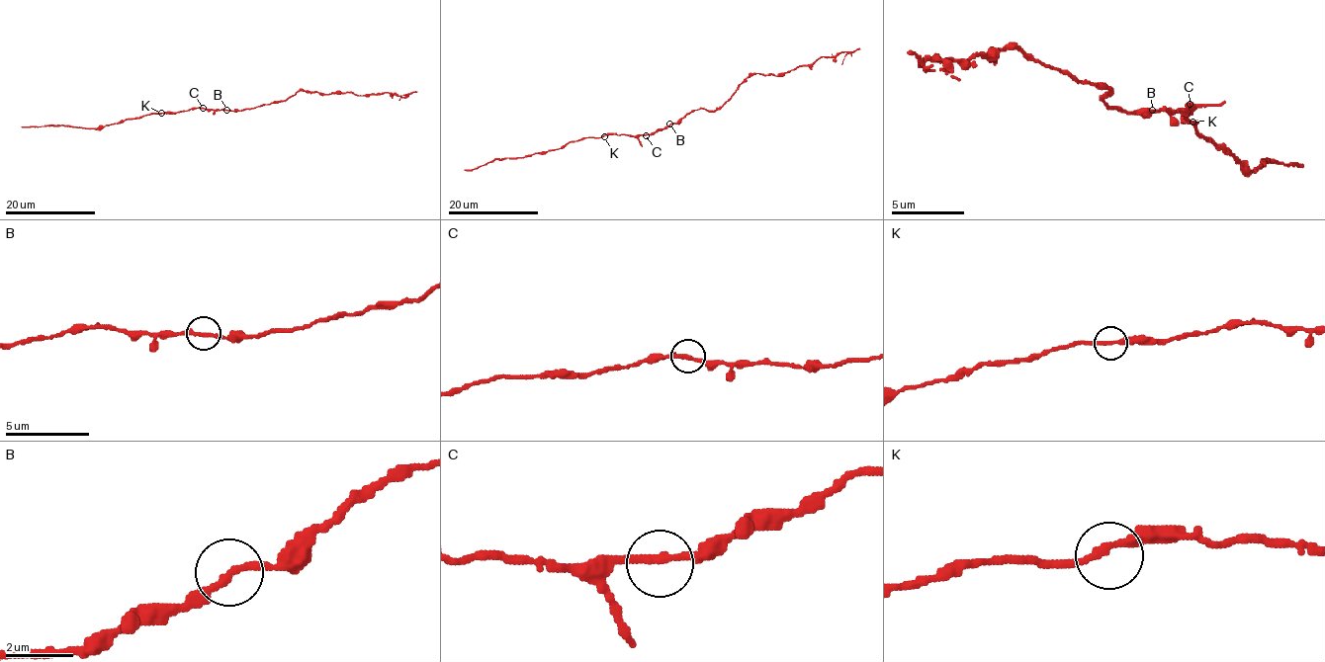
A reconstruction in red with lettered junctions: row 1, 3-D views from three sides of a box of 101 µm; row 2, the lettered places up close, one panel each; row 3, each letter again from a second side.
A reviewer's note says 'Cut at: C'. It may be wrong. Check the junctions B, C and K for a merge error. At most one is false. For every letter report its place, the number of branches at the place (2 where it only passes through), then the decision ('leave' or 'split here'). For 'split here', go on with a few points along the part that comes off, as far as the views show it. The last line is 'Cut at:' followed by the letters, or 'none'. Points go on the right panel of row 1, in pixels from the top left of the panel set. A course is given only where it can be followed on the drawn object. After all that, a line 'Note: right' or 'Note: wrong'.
B: place (1152, 110); branches 2; leave
C: place (1190, 104); branches 2; leave
K: place (1192, 122); branches 2; leave
Cut at: none
Note: wrong

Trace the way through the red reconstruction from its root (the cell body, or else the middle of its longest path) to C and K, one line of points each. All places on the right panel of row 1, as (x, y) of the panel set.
C: (1153, 111), (1182, 111), (1190, 104)
K: (1153, 111), (1182, 111), (1190, 104), (1190, 115), (1186, 119), (1192, 122)

